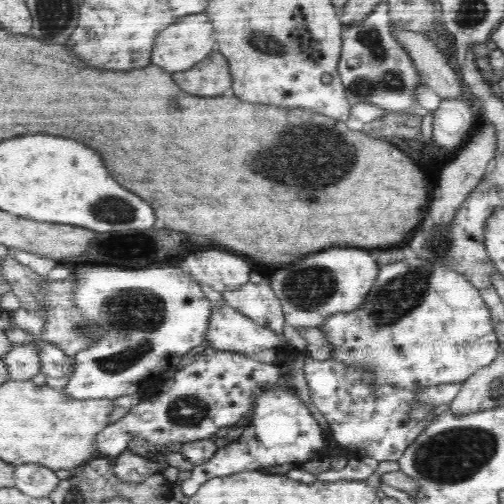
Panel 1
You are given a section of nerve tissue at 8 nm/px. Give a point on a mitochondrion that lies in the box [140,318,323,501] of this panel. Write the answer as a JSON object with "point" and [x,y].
{"point":[186,411]}

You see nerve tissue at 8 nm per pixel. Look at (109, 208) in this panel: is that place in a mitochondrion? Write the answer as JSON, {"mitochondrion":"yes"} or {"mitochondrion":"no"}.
{"mitochondrion":"yes"}

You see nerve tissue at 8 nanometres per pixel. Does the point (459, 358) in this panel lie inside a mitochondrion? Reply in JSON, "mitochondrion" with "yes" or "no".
{"mitochondrion":"no"}

